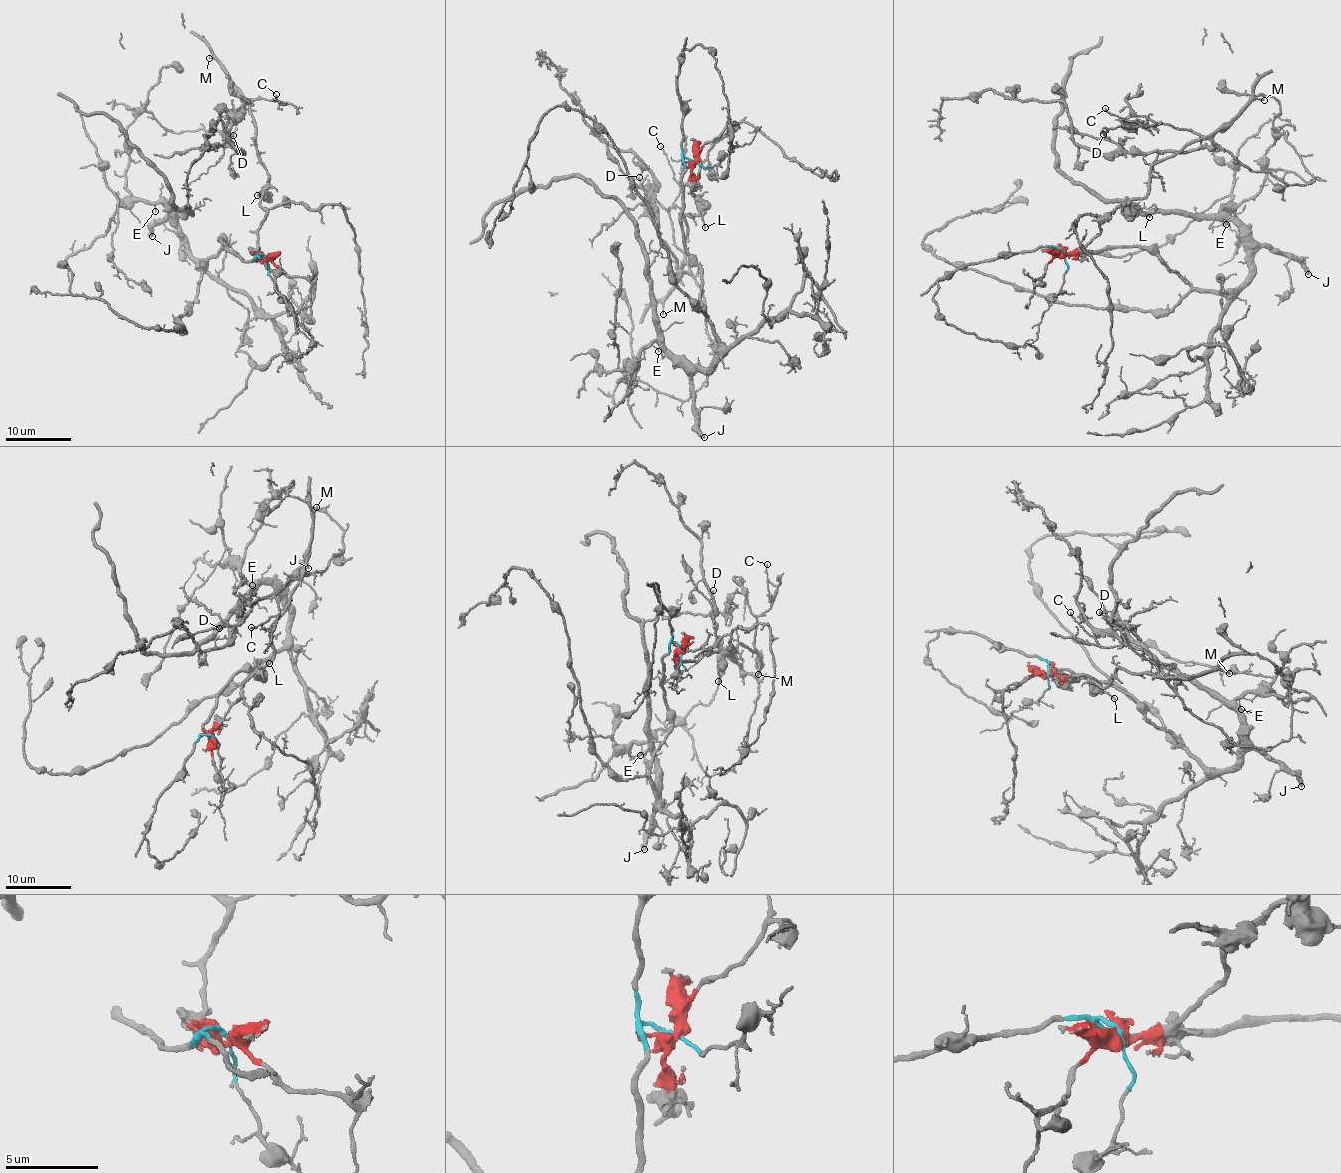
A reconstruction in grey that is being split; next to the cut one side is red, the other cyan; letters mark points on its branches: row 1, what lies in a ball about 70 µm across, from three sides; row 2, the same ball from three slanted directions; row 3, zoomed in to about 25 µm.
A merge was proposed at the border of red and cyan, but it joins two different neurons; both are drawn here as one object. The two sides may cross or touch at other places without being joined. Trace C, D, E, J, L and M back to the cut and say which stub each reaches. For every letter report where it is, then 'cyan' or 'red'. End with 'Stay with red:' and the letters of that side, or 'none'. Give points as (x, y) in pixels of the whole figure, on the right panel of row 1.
C: (1105, 108) | red
D: (1103, 134) | red
E: (1226, 224) | cyan
J: (1308, 274) | cyan
L: (1149, 217) | red
M: (1264, 100) | red
Stay with red: C, D, L, M

